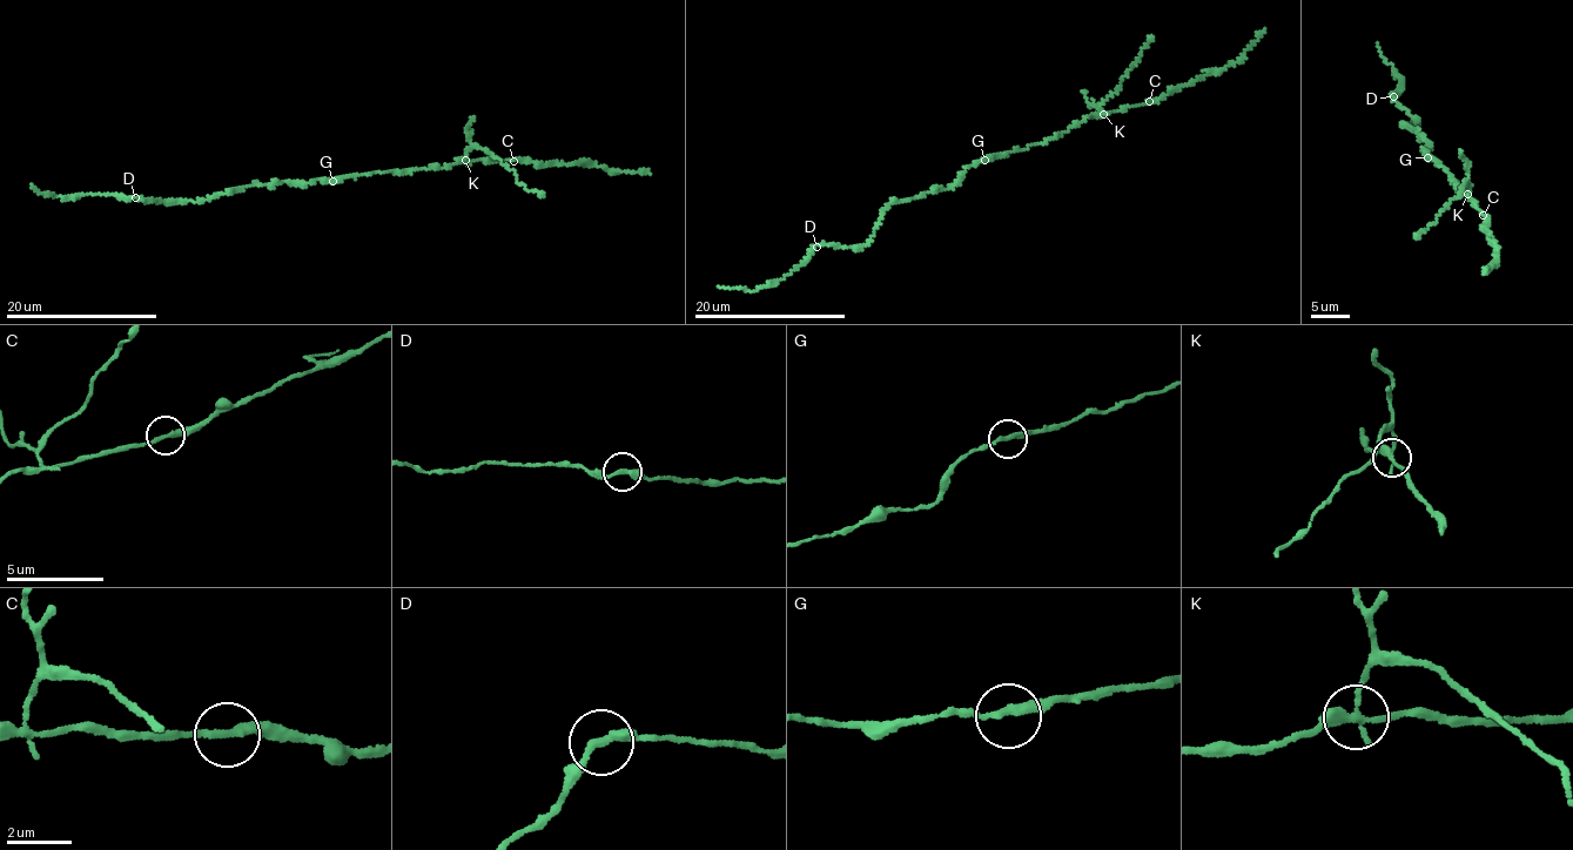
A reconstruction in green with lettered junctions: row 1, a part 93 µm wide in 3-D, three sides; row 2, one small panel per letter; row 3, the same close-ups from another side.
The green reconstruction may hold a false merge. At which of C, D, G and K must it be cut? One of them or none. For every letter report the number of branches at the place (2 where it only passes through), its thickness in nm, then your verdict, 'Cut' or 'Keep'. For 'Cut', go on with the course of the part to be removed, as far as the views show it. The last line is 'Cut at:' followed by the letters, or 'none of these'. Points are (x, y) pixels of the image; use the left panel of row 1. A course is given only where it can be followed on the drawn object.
C: Branches: 2. Thickness 240 nm. Keep
D: Branches: 2. Thickness 260 nm. Keep
G: Branches: 2. Thickness 220 nm. Keep
K: Branches: 3. Thickness 240 nm. Cut. Course of the part to remove: (465, 161), (468, 149), (483, 148), (512, 170), (525, 189), (544, 195)
Cut at: K

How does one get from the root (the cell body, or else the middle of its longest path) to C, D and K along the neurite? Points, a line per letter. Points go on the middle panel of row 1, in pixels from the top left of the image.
C: (983, 160), (1046, 142), (1087, 117), (1149, 101)
D: (983, 160), (967, 166), (955, 186), (886, 206), (872, 237), (862, 247), (817, 247)
K: (983, 160), (1046, 142), (1087, 117), (1103, 114)

